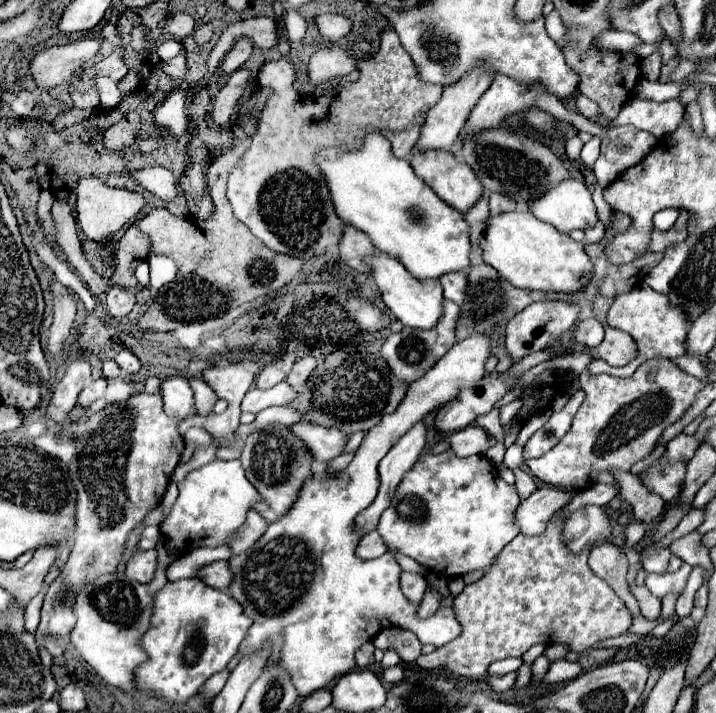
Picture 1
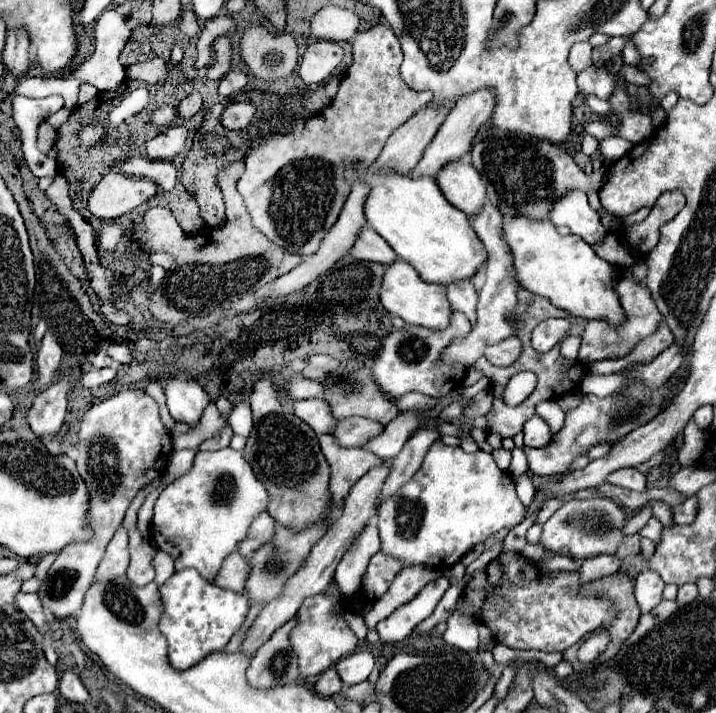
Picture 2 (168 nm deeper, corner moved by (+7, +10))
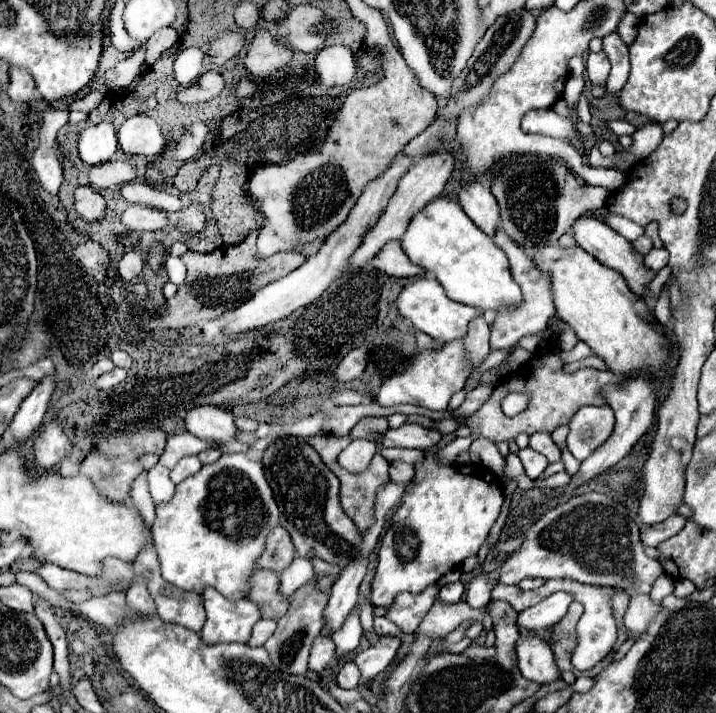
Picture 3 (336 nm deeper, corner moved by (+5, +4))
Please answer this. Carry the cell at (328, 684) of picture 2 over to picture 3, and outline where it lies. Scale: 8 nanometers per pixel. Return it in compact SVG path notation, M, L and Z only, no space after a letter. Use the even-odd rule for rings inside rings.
M353 660L345 662L345 666L343 666L343 668L339 670L339 674L337 674L337 684L339 684L341 688L357 688L359 680L361 680L361 672L359 672L357 664L355 664Z

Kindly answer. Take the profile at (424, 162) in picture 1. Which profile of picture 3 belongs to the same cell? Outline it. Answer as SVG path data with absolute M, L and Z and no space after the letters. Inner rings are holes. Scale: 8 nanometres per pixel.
M469 182L467 186L463 186L459 192L459 204L477 228L481 228L491 238L495 236L501 224L501 214L495 196L485 184Z

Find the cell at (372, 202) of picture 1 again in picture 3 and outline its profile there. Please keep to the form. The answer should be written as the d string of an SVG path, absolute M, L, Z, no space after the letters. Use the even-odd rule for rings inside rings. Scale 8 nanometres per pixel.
M435 198L427 208L415 214L411 228L407 228L399 240L409 260L427 272L433 272L447 296L455 302L481 310L513 308L523 302L521 288L509 272L507 254L469 220L455 200Z

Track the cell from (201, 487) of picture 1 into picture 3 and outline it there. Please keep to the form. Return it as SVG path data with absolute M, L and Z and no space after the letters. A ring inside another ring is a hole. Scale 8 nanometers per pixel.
M223 454L215 464L203 466L201 472L177 484L177 492L169 504L157 506L153 544L161 562L161 574L169 584L187 592L203 594L203 590L211 586L229 600L241 600L247 596L249 578L257 570L267 534L277 524L279 508L267 484L263 464L249 460L245 454Z

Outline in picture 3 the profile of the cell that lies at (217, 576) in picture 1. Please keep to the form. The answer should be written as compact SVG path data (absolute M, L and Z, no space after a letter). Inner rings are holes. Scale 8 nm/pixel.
M255 570L251 576L249 600L255 600L263 612L263 618L279 620L289 610L289 596L279 592L279 576L271 570Z

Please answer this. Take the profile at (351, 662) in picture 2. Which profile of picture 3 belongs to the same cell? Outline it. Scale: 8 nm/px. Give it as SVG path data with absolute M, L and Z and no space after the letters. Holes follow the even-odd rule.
M381 636L377 644L369 646L367 650L361 650L355 656L355 664L359 664L359 670L363 672L363 680L371 680L379 672L383 672L395 658L399 644L401 640L397 636Z

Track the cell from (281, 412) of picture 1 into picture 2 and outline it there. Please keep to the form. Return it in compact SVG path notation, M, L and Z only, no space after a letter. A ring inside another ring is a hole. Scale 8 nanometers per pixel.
M319 398L293 402L293 412L295 412L295 416L299 416L303 422L307 422L311 426L315 422L317 434L329 434L333 428L333 422L335 422L335 418L329 412L329 406Z

